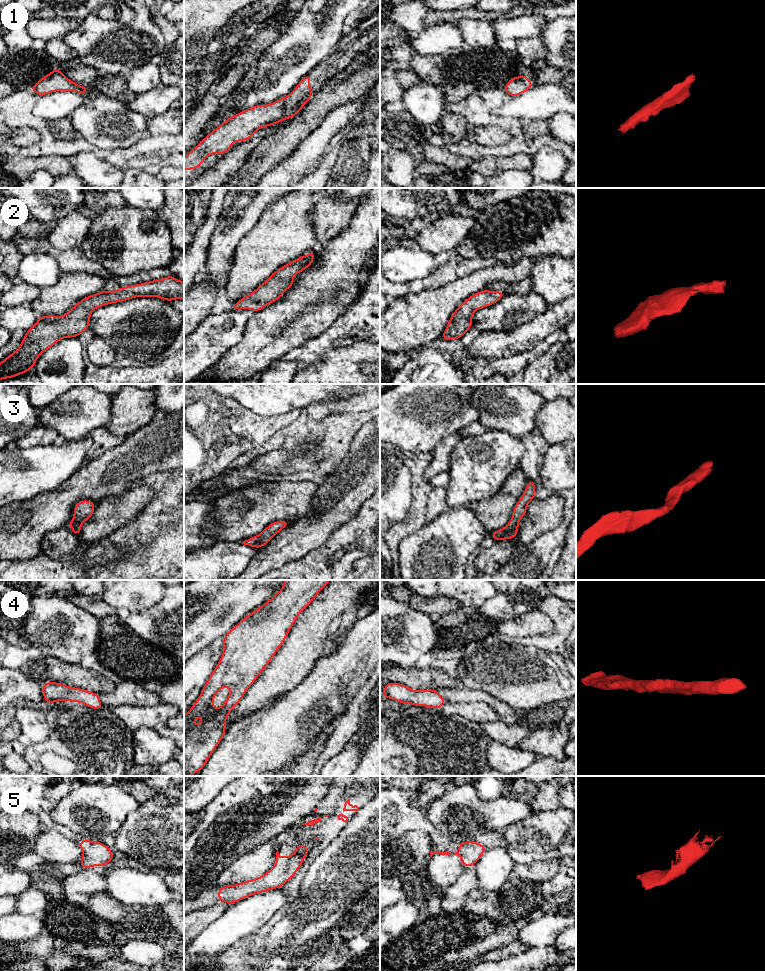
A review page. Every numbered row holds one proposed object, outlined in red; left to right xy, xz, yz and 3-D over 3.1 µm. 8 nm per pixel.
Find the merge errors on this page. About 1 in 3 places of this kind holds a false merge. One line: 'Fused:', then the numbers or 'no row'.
Fused: no row

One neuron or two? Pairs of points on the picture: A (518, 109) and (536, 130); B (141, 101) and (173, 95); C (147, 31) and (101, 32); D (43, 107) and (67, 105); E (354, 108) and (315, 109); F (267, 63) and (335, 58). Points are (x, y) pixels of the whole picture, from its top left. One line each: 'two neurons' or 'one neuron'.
A: two neurons
B: one neuron
C: one neuron
D: one neuron
E: two neurons
F: two neurons

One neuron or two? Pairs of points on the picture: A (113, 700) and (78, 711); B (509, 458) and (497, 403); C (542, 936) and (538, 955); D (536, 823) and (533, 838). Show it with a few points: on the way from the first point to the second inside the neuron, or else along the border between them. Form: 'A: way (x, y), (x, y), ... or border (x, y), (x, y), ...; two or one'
A: border (104, 706), (109, 708); two
B: border (488, 429), (504, 430), (520, 439); two
C: border (552, 944), (531, 947); two
D: way (536, 827), (533, 834); one

